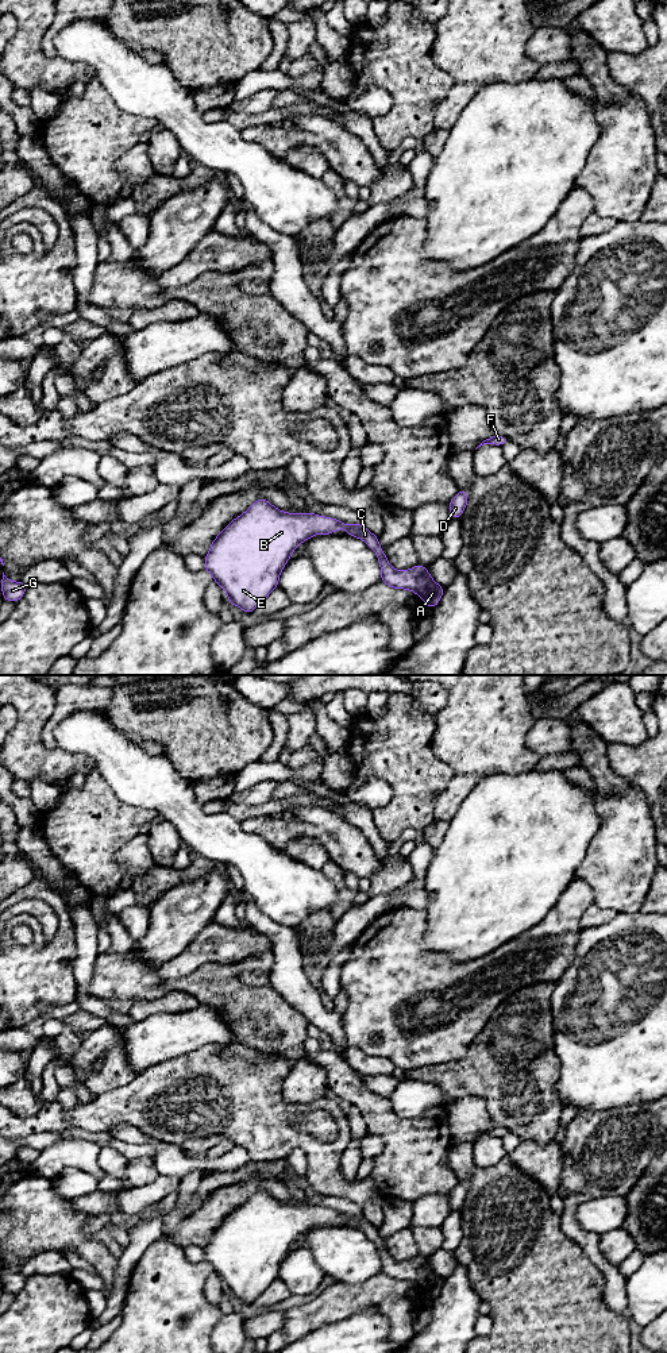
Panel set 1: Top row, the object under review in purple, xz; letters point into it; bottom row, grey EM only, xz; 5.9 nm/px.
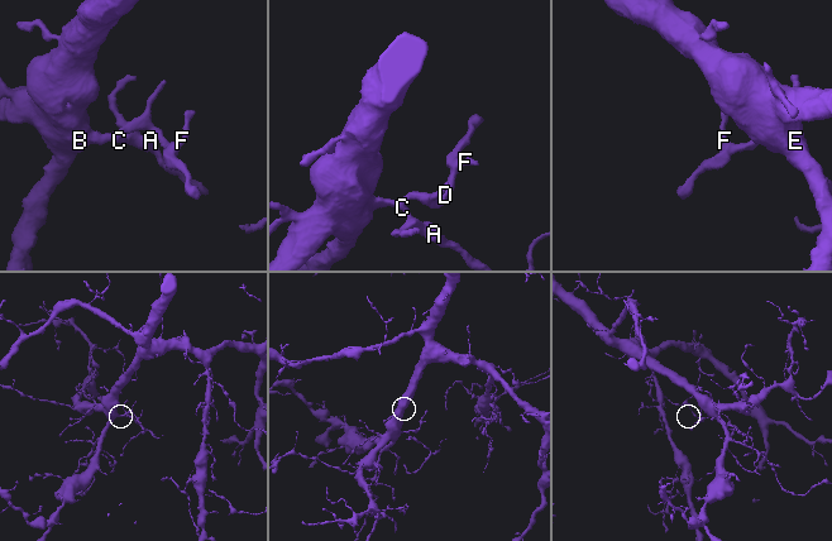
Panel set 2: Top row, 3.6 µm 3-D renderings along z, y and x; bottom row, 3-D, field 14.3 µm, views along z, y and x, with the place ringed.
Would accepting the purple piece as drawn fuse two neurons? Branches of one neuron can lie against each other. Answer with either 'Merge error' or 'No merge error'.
No merge error

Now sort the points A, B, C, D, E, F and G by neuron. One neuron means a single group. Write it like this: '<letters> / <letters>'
A B C D E F G

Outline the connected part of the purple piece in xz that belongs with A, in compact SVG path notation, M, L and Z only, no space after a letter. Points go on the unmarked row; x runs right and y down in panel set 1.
M265 1190L257 1191L213 1230L208 1246L204 1248L205 1263L213 1268L213 1273L224 1280L231 1296L243 1300L244 1304L254 1304L255 1299L278 1279L282 1260L301 1234L315 1226L329 1226L342 1219L347 1222L348 1227L363 1231L377 1245L381 1257L381 1273L393 1280L416 1284L429 1300L440 1294L446 1279L432 1271L428 1258L417 1256L409 1261L393 1260L379 1237L378 1227L371 1225L363 1214L352 1217L309 1203L288 1204L277 1200Z

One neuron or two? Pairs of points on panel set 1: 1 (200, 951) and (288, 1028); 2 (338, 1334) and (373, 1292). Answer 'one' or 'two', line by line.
1: two
2: two

